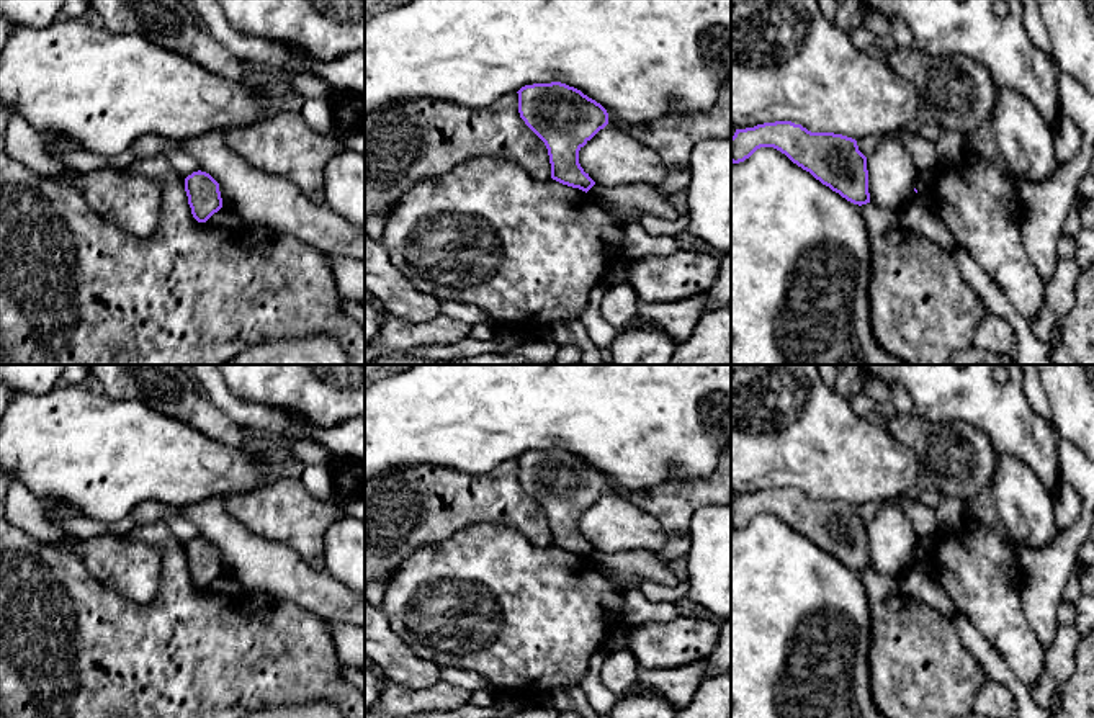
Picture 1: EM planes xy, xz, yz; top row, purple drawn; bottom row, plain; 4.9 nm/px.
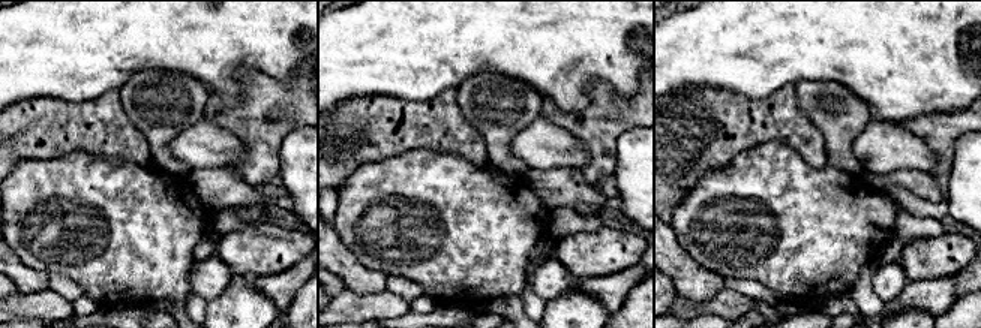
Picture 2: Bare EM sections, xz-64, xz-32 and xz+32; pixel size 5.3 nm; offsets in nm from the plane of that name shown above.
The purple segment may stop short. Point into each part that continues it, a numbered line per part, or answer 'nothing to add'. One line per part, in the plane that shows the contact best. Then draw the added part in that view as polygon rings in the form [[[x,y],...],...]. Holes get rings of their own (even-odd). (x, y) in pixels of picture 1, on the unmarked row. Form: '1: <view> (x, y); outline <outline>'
nothing to add

